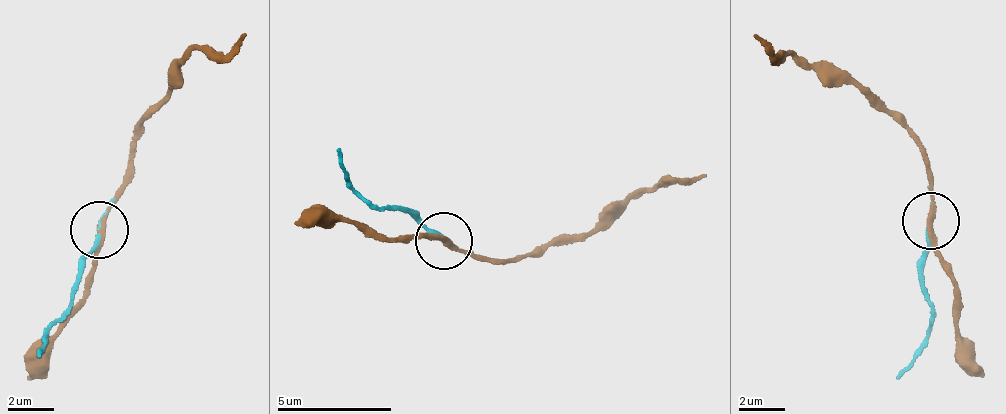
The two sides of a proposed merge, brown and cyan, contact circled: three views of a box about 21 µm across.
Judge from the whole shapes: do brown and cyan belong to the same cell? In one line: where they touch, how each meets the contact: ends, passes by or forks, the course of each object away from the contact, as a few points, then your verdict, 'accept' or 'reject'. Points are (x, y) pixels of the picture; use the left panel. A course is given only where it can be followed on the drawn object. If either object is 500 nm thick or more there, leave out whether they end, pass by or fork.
at (99, 229); brown passes by; cyan passes by; brown runs (99, 230), (144, 117), (170, 98), (187, 52), (236, 53), (248, 32); cyan runs (99, 230), (81, 281), (40, 356); reject

